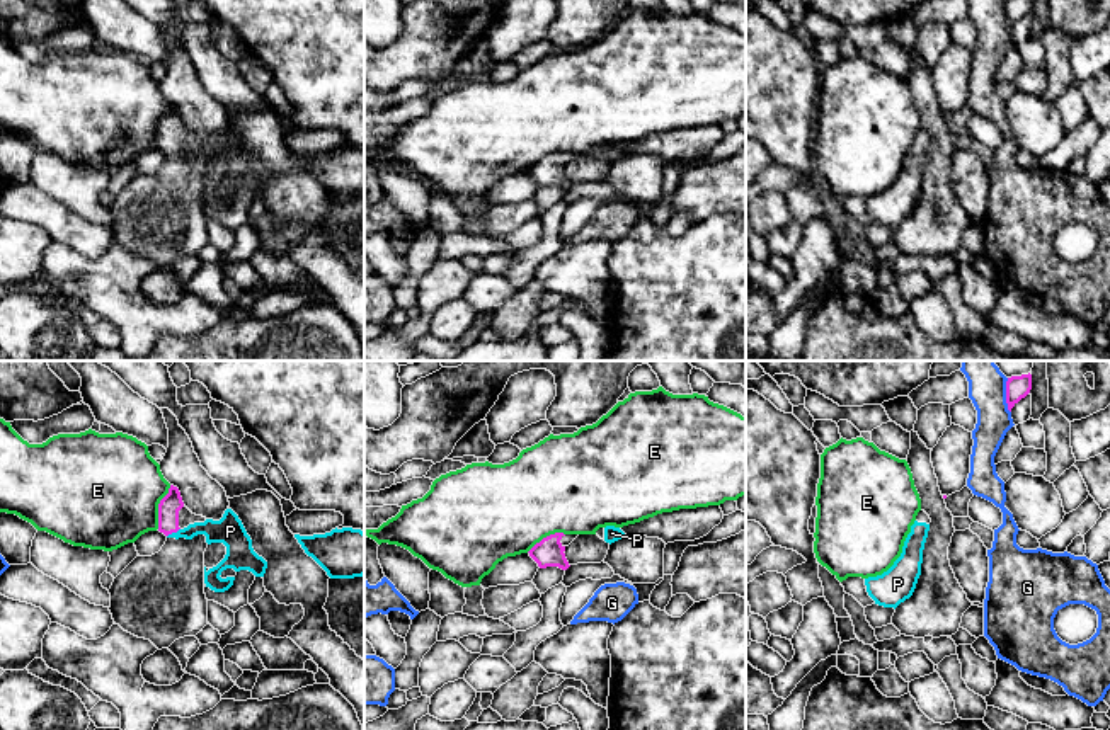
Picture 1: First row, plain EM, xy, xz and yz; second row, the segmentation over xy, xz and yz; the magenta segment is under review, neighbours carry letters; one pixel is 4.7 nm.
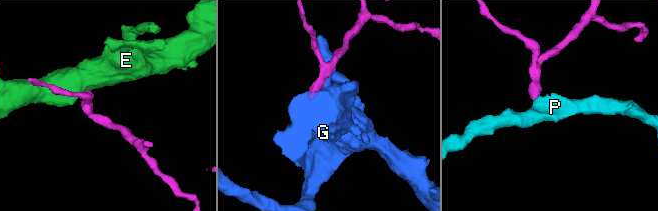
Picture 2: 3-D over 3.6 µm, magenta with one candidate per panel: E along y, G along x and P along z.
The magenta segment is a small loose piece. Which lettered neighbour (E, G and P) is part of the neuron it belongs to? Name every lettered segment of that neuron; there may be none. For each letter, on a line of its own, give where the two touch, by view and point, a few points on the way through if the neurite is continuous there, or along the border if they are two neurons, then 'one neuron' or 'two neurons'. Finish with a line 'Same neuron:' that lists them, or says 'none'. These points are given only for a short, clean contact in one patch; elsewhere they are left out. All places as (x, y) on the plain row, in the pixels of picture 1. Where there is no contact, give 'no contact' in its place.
E: contact xy (159, 126); border xy (171, 104), (159, 123), (157, 147); two neurons
G: contact yz (1007, 16); two neurons
P: contact xy (172, 150); way xy (171, 123), (172, 150), (225, 150); one neuron
Same neuron: P

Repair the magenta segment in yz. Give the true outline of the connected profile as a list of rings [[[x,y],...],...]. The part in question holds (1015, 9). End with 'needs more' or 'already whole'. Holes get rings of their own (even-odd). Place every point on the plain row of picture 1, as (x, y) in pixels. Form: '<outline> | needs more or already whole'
[[[1006,0],[1006,22],[1008,29],[1025,17],[1032,9],[1032,0]]] | already whole

